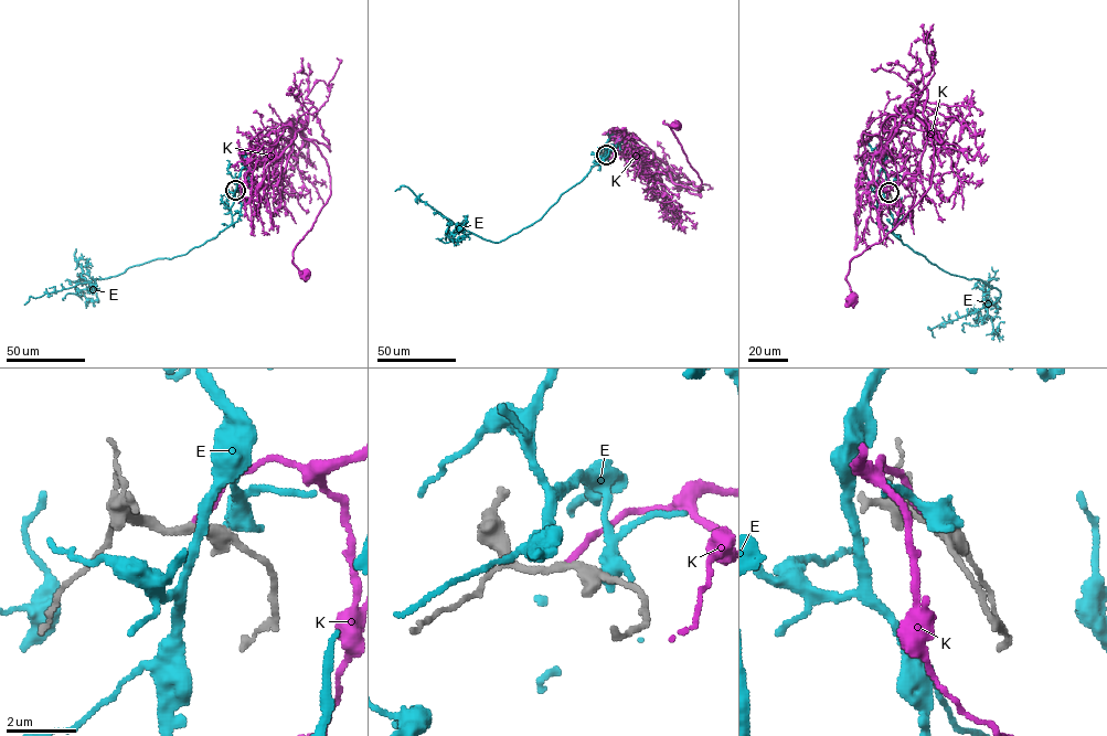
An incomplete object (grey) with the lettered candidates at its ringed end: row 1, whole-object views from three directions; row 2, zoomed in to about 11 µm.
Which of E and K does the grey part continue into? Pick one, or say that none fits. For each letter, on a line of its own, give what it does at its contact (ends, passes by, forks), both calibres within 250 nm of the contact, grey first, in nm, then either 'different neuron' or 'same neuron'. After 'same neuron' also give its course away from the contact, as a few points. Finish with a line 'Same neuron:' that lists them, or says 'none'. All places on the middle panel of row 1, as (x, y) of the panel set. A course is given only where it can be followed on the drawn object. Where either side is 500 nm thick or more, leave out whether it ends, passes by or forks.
E: 360 nm thick on the grey side, 600 nm on the other; different neuron
K: it ends there; 280 nm thick on the grey side, 180 nm on the other; same neuron; it runs (606, 155), (623, 147), (629, 138), (674, 183), (699, 190), (701, 179), (663, 120), (677, 127)
Same neuron: K

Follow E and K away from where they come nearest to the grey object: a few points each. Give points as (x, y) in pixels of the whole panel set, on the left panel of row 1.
E: (236, 191), (229, 226), (184, 255), (157, 258), (115, 276), (38, 297), (30, 296), (23, 305)
K: (235, 190), (263, 179), (280, 131), (295, 126), (317, 147), (330, 196), (293, 252), (306, 275)

